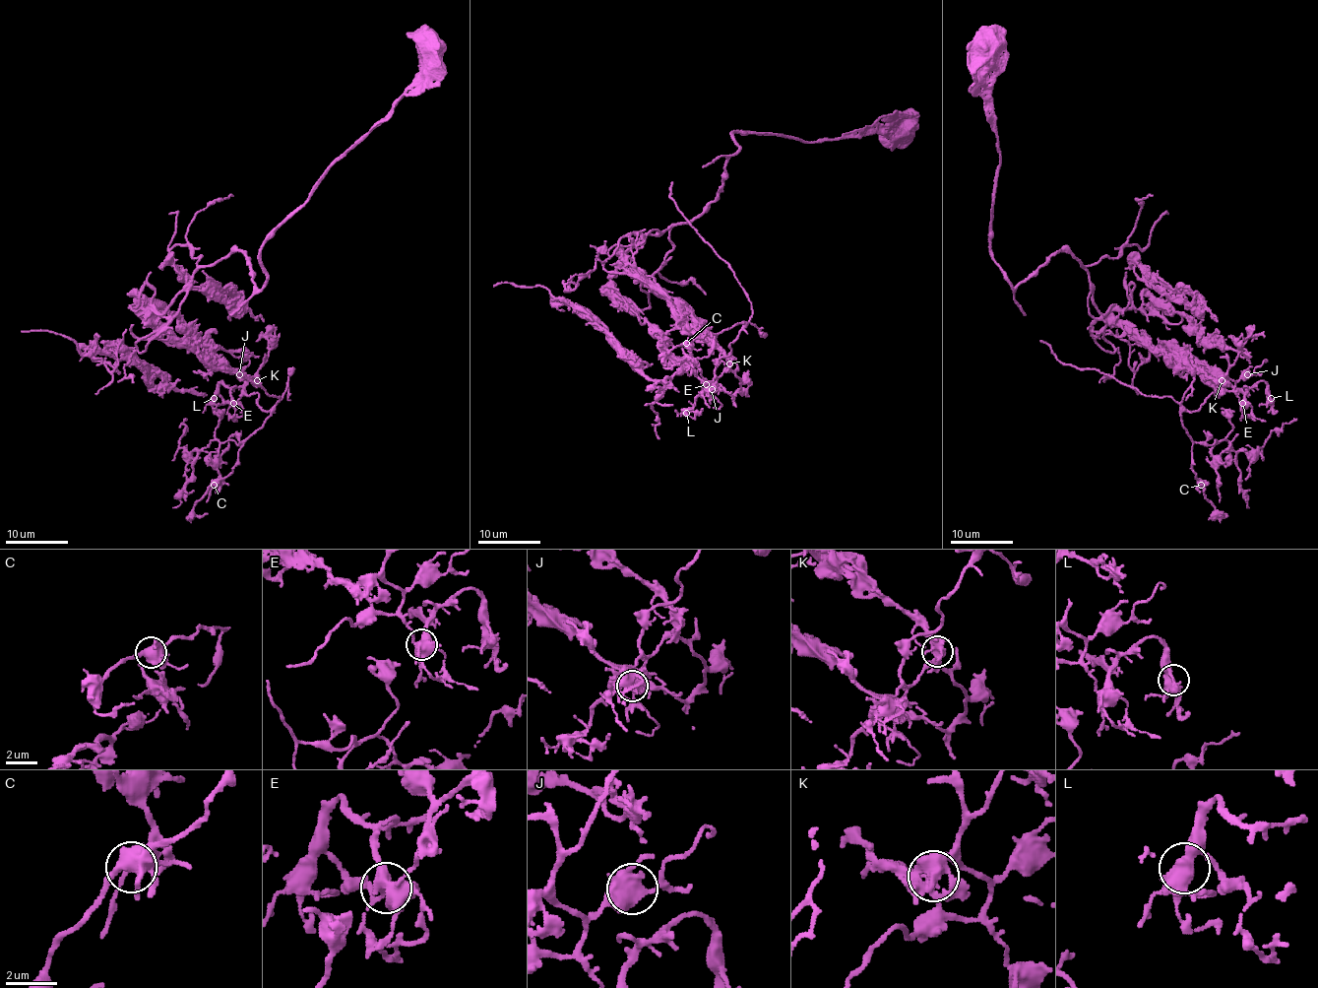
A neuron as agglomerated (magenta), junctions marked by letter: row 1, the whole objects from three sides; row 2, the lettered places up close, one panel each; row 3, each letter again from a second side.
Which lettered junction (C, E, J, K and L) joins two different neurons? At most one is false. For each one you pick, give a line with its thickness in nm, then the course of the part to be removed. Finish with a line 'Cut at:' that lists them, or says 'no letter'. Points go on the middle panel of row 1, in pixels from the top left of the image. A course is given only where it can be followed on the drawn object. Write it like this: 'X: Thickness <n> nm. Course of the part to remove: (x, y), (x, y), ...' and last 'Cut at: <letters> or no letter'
Cut at: no letter

